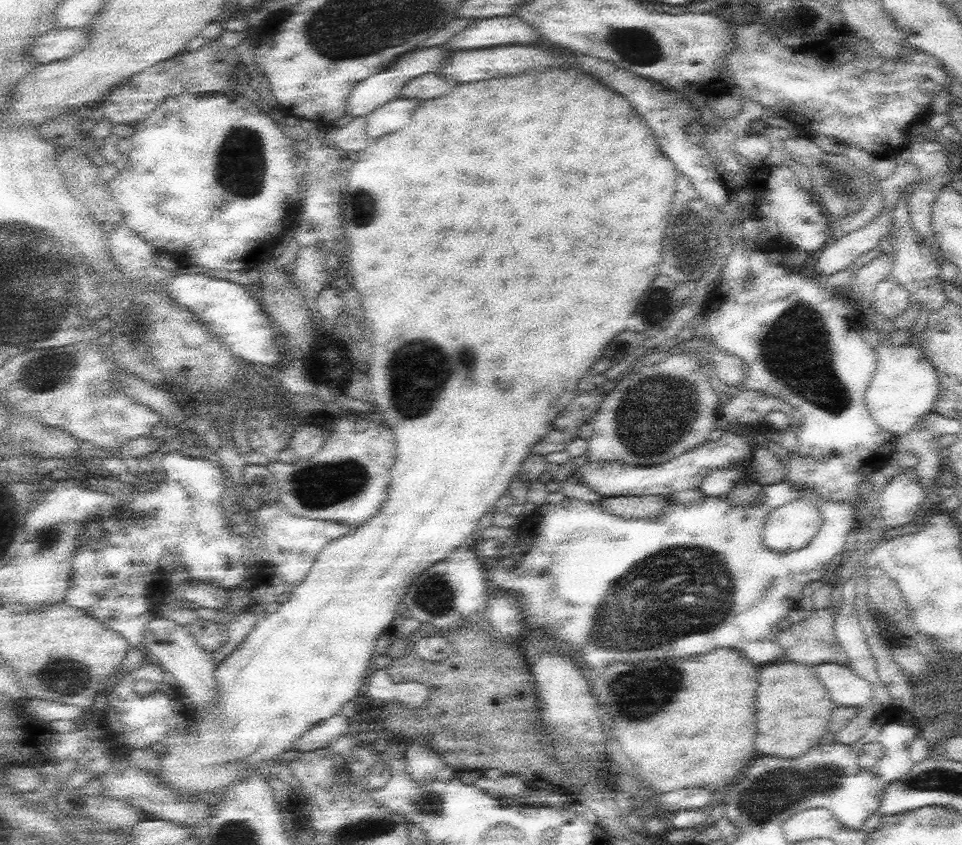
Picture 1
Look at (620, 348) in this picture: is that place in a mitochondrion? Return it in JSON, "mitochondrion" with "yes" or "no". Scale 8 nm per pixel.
{"mitochondrion":"no"}

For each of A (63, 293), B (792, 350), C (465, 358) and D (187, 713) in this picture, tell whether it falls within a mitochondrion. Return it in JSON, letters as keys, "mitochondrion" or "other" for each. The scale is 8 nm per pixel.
{"A":"mitochondrion","B":"mitochondrion","C":"mitochondrion","D":"other"}

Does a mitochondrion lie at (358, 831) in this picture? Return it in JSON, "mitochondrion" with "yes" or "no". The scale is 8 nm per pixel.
{"mitochondrion":"yes"}

